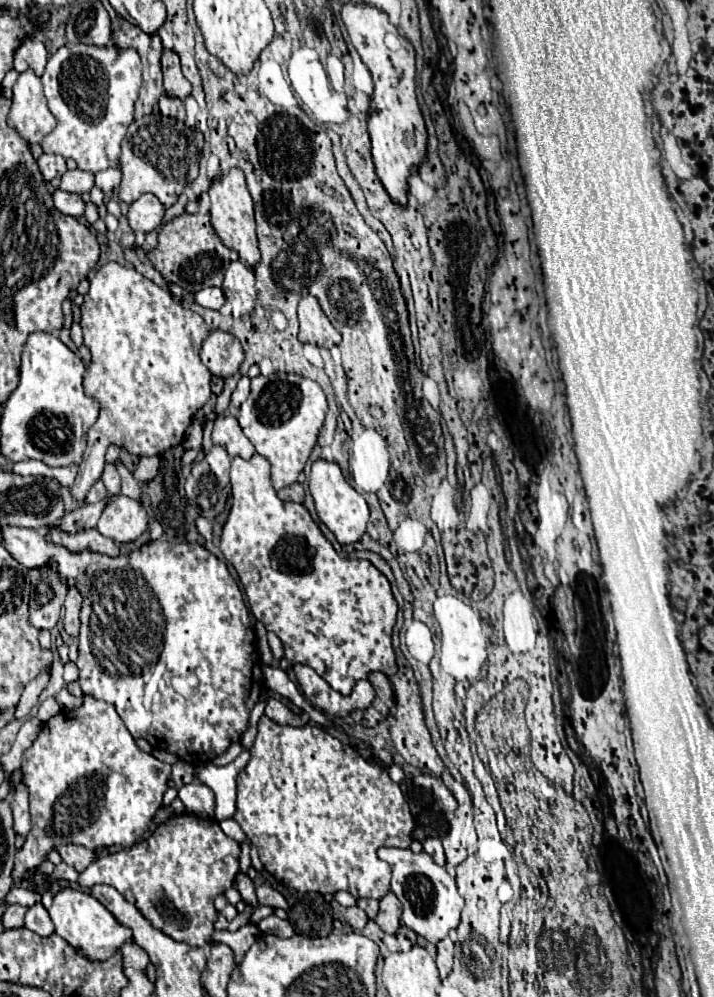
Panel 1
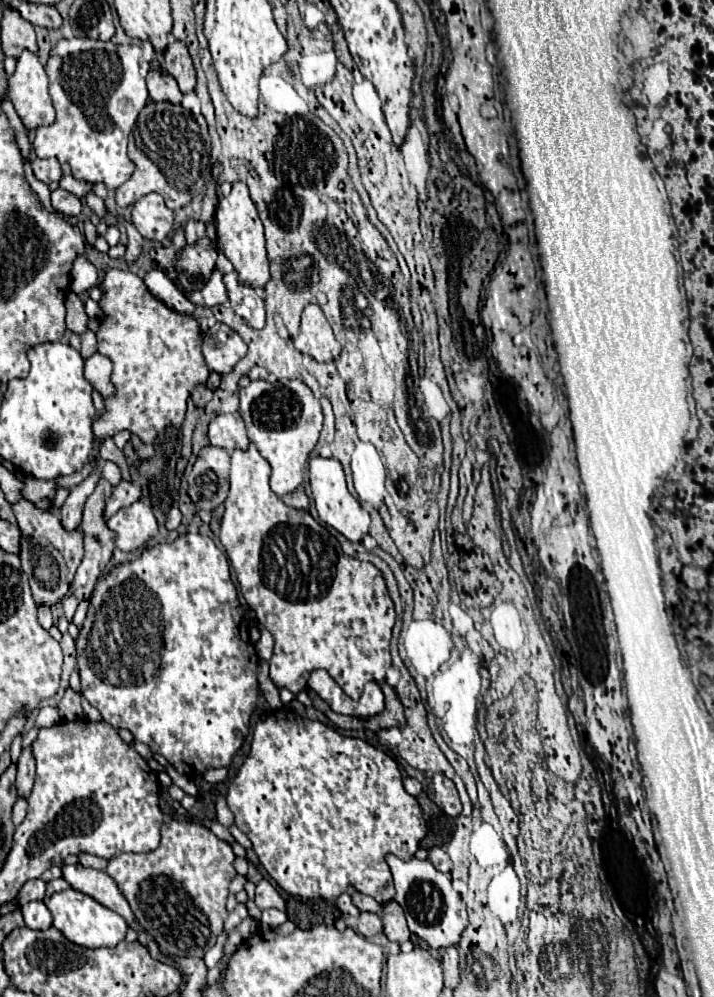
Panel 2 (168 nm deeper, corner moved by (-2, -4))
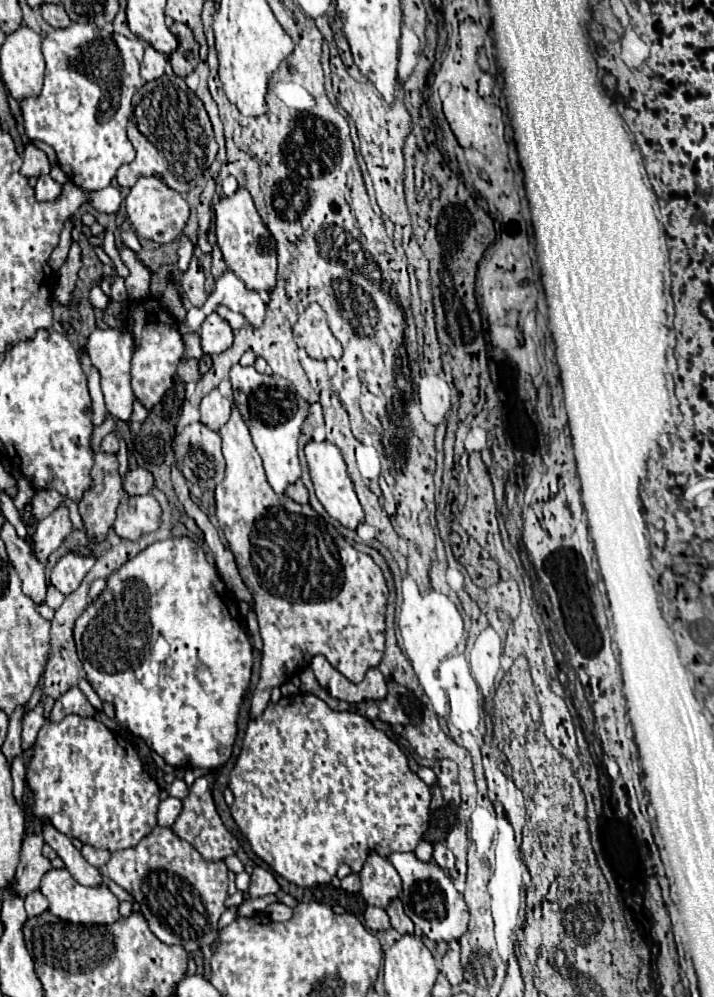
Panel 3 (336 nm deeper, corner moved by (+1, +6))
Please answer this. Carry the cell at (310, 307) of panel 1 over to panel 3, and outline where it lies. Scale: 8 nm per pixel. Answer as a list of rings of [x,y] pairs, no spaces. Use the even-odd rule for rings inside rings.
[[[310,304],[294,324],[294,340],[300,348],[308,352],[310,358],[326,360],[326,358],[340,358],[342,346],[334,338],[328,328],[326,312],[318,304]]]

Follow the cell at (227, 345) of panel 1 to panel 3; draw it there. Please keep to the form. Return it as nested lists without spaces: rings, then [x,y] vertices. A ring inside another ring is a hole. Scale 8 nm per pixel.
[[[212,312],[200,328],[200,340],[202,340],[202,350],[204,354],[220,354],[224,350],[228,350],[234,342],[234,332],[230,328],[230,324],[220,318],[216,312]]]

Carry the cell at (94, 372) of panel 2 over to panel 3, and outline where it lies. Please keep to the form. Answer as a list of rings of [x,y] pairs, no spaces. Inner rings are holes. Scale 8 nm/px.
[[[96,328],[88,336],[86,352],[88,352],[92,366],[98,368],[98,372],[100,372],[102,392],[104,392],[106,408],[108,408],[110,416],[116,420],[128,422],[130,414],[132,414],[132,402],[134,402],[134,394],[130,388],[130,358],[132,358],[132,336],[130,336],[130,332],[126,328],[108,328],[108,330]]]

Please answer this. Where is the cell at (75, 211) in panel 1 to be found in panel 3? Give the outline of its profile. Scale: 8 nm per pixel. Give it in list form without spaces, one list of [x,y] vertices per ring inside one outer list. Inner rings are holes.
[[[40,176],[34,190],[36,190],[38,200],[56,200],[62,194],[62,184],[58,184],[50,176]]]

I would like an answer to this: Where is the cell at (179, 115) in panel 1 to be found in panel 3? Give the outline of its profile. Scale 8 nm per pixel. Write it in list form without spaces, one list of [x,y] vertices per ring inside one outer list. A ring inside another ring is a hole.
[[[148,46],[148,48],[146,48],[146,54],[144,54],[144,60],[142,60],[142,70],[140,70],[140,74],[142,74],[142,78],[144,78],[146,82],[158,80],[158,78],[164,76],[166,64],[168,64],[168,58],[166,58],[162,52],[158,52],[158,50],[154,50],[154,48]]]

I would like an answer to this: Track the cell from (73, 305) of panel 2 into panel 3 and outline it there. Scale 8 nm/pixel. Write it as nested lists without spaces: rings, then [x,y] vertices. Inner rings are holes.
[[[72,242],[68,260],[64,262],[64,266],[58,270],[58,284],[56,284],[56,300],[62,306],[70,306],[74,304],[74,290],[76,290],[76,280],[78,280],[78,270],[82,266],[82,254],[76,242]]]

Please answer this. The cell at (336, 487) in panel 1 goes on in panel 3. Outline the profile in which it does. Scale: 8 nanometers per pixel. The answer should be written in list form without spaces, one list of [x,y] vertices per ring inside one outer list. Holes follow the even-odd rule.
[[[310,440],[306,444],[306,460],[308,460],[312,484],[314,484],[314,490],[316,490],[316,496],[320,500],[320,504],[342,526],[356,530],[356,526],[364,520],[364,510],[362,510],[362,506],[358,502],[352,480],[346,474],[346,464],[344,464],[344,458],[342,458],[340,450],[330,442],[314,442],[314,440]]]

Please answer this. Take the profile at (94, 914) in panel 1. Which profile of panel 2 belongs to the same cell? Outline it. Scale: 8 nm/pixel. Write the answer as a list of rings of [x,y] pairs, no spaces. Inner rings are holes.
[[[67,888],[63,892],[53,894],[49,898],[49,902],[45,902],[45,904],[53,914],[53,926],[57,930],[61,930],[71,942],[77,942],[79,946],[85,946],[85,948],[117,946],[121,940],[125,940],[125,932],[127,932],[125,918],[119,916],[117,912],[101,906],[97,900],[93,900],[91,896],[87,896],[83,892]]]

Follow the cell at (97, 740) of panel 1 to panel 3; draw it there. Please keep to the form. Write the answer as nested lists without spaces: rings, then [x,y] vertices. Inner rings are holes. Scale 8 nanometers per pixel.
[[[70,714],[62,722],[46,720],[46,724],[38,732],[34,756],[26,768],[26,782],[30,794],[34,796],[34,808],[22,808],[26,832],[30,832],[28,824],[32,820],[38,820],[40,824],[50,822],[58,832],[70,838],[78,838],[82,844],[116,852],[122,848],[134,848],[134,844],[148,836],[158,824],[156,820],[160,804],[158,784],[144,770],[134,744],[122,738],[120,734],[110,732],[96,718],[82,718]]]

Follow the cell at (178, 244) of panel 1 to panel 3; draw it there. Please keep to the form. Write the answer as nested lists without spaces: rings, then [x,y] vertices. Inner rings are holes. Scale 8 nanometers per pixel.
[[[196,254],[190,260],[188,270],[182,272],[182,292],[194,306],[202,306],[208,298],[208,294],[204,292],[204,270]]]

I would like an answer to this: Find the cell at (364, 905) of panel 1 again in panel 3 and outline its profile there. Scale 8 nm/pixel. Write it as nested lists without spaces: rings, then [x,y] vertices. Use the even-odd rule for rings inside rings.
[[[350,874],[350,876],[346,876],[344,880],[341,881],[342,890],[346,890],[346,892],[350,892],[350,894],[358,894],[360,892],[360,878],[356,876],[356,874]]]

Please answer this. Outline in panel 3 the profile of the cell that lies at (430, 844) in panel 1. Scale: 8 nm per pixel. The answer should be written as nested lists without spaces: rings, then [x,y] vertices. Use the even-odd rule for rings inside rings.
[[[436,842],[434,844],[434,862],[440,866],[440,868],[444,868],[444,870],[450,870],[452,866],[454,866],[454,854],[446,848],[446,844],[442,844],[442,842]]]

